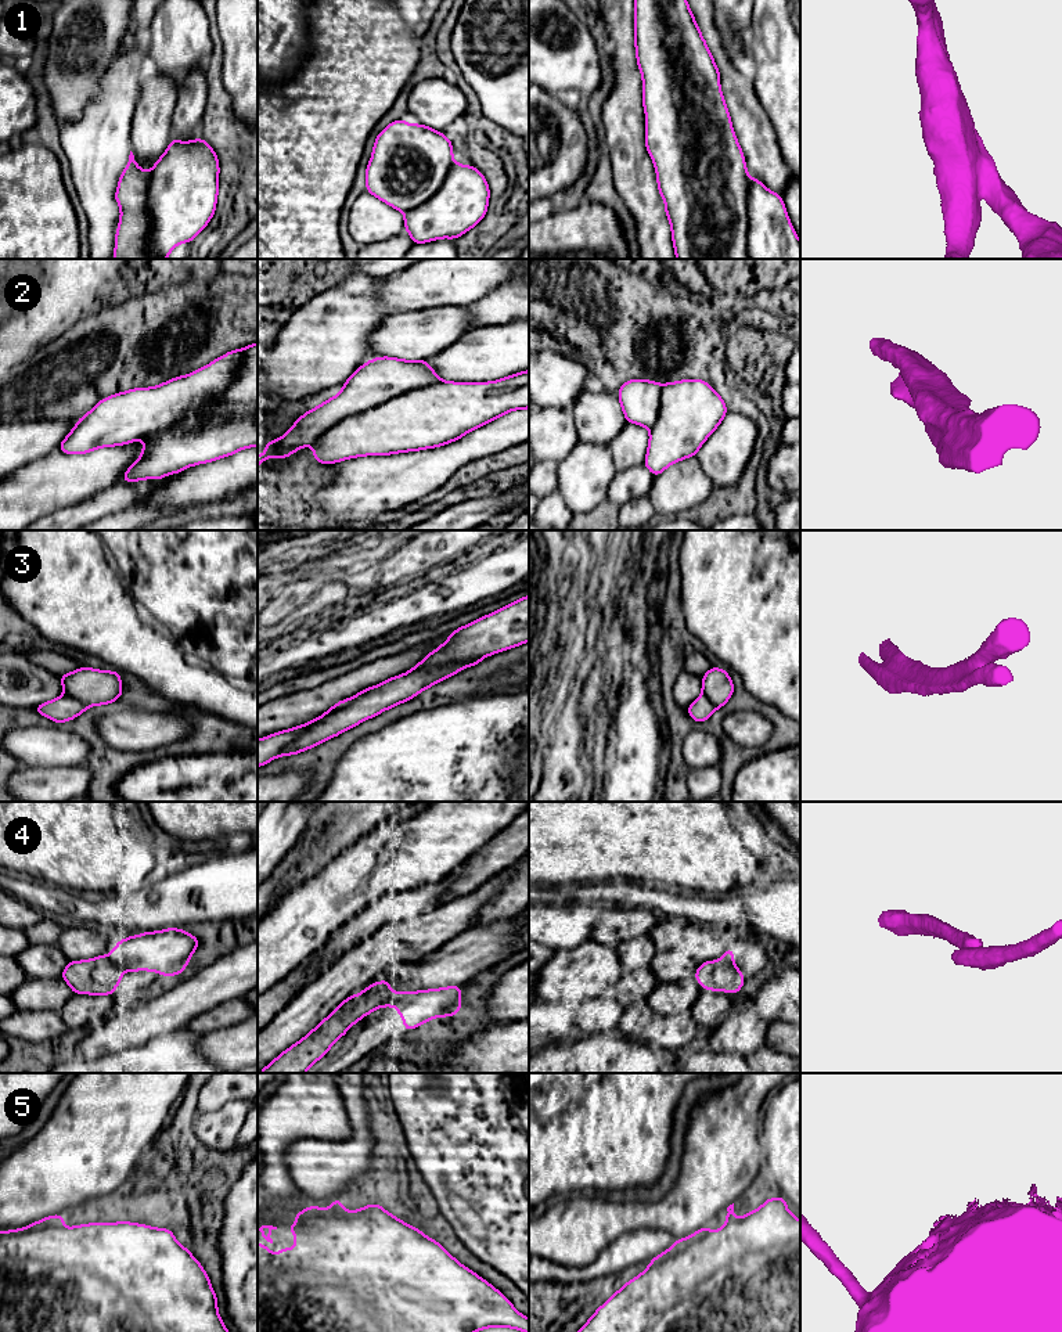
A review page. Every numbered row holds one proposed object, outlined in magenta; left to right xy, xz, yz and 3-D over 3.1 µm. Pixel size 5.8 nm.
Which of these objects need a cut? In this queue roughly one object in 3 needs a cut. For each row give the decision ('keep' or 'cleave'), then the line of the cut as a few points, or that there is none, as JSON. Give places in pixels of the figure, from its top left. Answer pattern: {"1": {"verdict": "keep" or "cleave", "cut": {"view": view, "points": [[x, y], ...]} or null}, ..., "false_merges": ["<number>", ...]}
{"1": {"verdict": "cleave", "cut": {"view": "xy", "points": [[150, 172], [147, 248], [152, 254], [165, 258]]}}, "2": {"verdict": "cleave", "cut": {"view": "xz", "points": [[440, 380], [348, 414], [330, 425], [312, 443]]}}, "3": {"verdict": "cleave", "cut": {"view": "xz", "points": [[356, 695], [348, 705], [324, 715], [305, 728], [276, 756]]}}, "4": {"verdict": "cleave", "cut": {"view": "xy", "points": [[108, 956], [122, 971]]}}, "5": {"verdict": "keep", "cut": null}, "false_merges": ["1", "2", "3", "4"]}

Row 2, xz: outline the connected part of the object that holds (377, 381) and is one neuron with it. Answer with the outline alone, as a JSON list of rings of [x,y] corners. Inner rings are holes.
[[[377,357],[359,367],[342,384],[342,390],[309,410],[277,440],[269,440],[264,456],[258,454],[258,467],[271,458],[288,458],[294,451],[310,446],[330,426],[348,415],[377,407],[408,390],[442,381],[426,360]]]

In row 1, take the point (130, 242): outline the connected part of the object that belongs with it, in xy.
[[[130,151],[129,163],[120,174],[115,201],[120,206],[120,220],[115,235],[114,259],[166,259],[152,255],[148,251],[148,213],[147,213],[147,194],[148,194],[150,172],[140,169]]]

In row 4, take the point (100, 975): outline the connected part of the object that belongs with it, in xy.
[[[107,955],[69,961],[61,975],[75,994],[109,996],[122,980],[123,971]]]

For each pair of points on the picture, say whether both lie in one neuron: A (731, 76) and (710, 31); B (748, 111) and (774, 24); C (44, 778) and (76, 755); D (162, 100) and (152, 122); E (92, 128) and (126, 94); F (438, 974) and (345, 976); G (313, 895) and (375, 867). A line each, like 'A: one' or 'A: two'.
A: one
B: two
C: two
D: one
E: one
F: two
G: one

